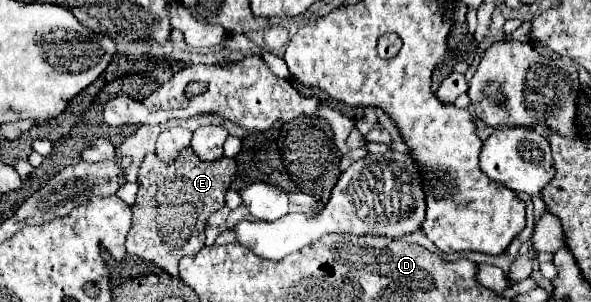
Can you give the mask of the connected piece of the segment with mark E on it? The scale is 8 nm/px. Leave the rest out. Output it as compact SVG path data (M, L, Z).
M184 148L174 162L164 164L154 152L148 154L142 160L140 172L138 172L138 194L136 194L136 204L132 206L132 226L126 236L126 252L136 254L148 262L154 262L172 278L178 278L180 258L198 254L204 248L206 220L212 212L224 206L224 194L230 188L234 176L236 176L236 162L232 158L202 162L202 160L196 160L196 156L188 148Z

